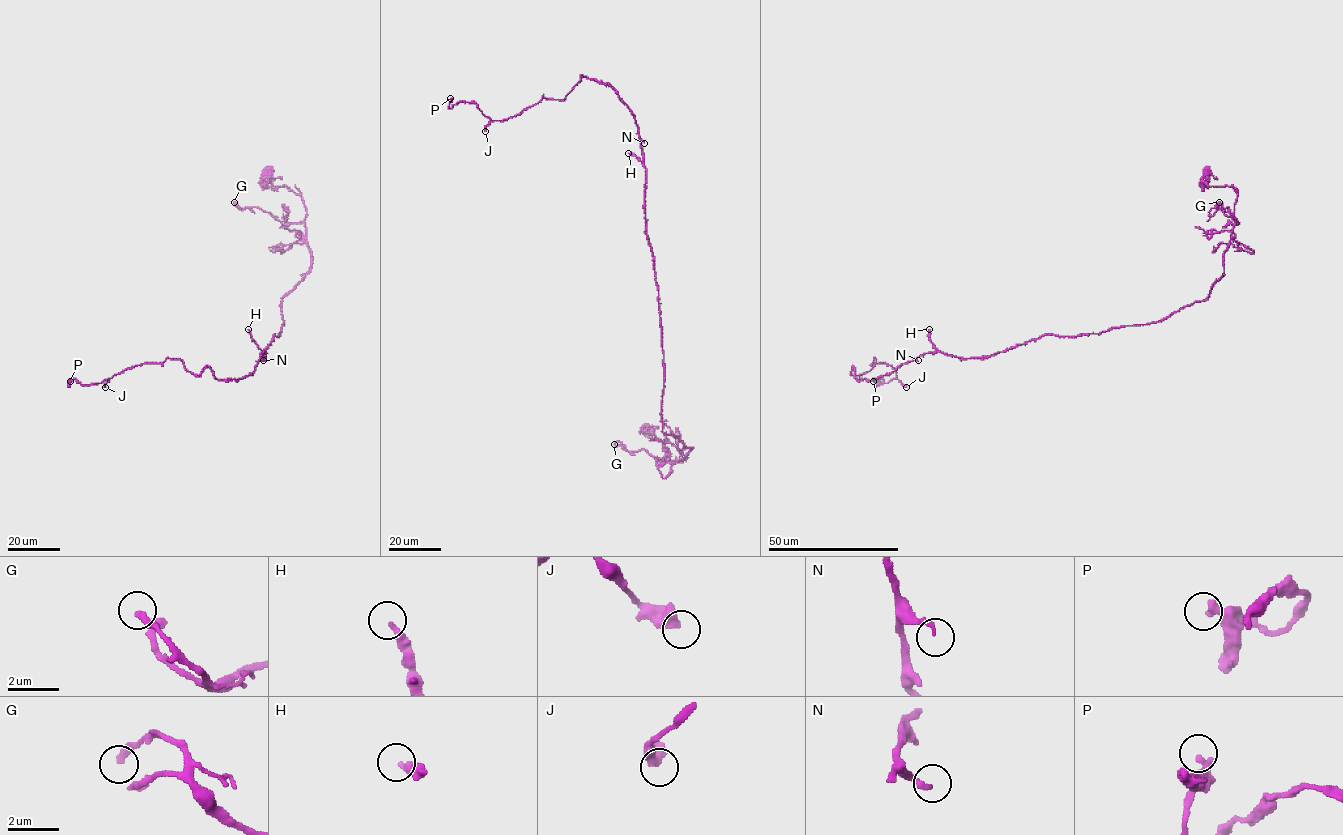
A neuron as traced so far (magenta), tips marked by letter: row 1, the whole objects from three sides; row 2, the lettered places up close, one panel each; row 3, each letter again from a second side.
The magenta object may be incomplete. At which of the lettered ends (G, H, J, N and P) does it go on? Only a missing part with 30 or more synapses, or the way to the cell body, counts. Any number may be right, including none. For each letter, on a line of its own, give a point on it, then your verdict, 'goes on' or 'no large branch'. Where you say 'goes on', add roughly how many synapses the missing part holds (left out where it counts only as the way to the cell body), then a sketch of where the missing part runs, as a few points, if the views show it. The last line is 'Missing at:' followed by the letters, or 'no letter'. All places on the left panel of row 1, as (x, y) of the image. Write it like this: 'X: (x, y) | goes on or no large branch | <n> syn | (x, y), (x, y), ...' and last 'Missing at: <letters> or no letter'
G: (234, 202) | no large branch
H: (248, 329) | goes on | 130 syn | (248, 329), (215, 264), (218, 237), (193, 165), (193, 149), (200, 142), (181, 140), (194, 132), (181, 115)
J: (105, 387) | no large branch
N: (263, 360) | no large branch
P: (70, 381) | no large branch
Missing at: H

